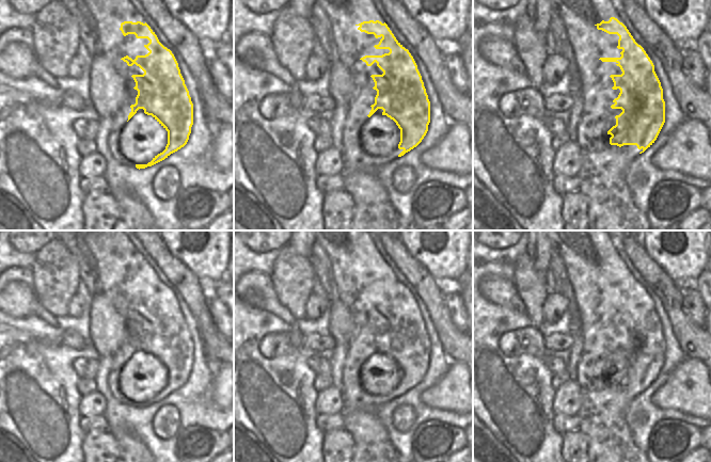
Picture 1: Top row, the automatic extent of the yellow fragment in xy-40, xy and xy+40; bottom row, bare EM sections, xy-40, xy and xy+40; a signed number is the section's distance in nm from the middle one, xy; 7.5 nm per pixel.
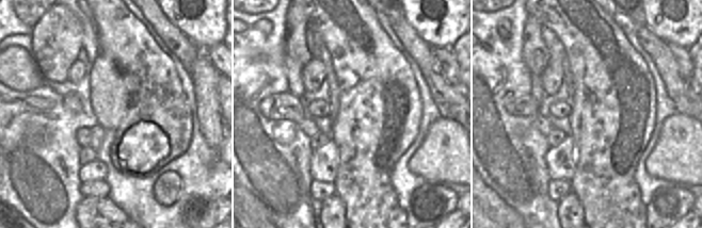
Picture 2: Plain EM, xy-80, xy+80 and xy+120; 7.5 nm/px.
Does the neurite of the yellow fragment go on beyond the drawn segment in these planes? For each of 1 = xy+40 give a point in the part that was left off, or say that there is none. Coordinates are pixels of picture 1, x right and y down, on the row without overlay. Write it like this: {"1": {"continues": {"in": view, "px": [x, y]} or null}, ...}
{"1": {"continues": null}}

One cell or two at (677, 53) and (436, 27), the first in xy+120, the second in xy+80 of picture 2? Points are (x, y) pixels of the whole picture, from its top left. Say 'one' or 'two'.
two

